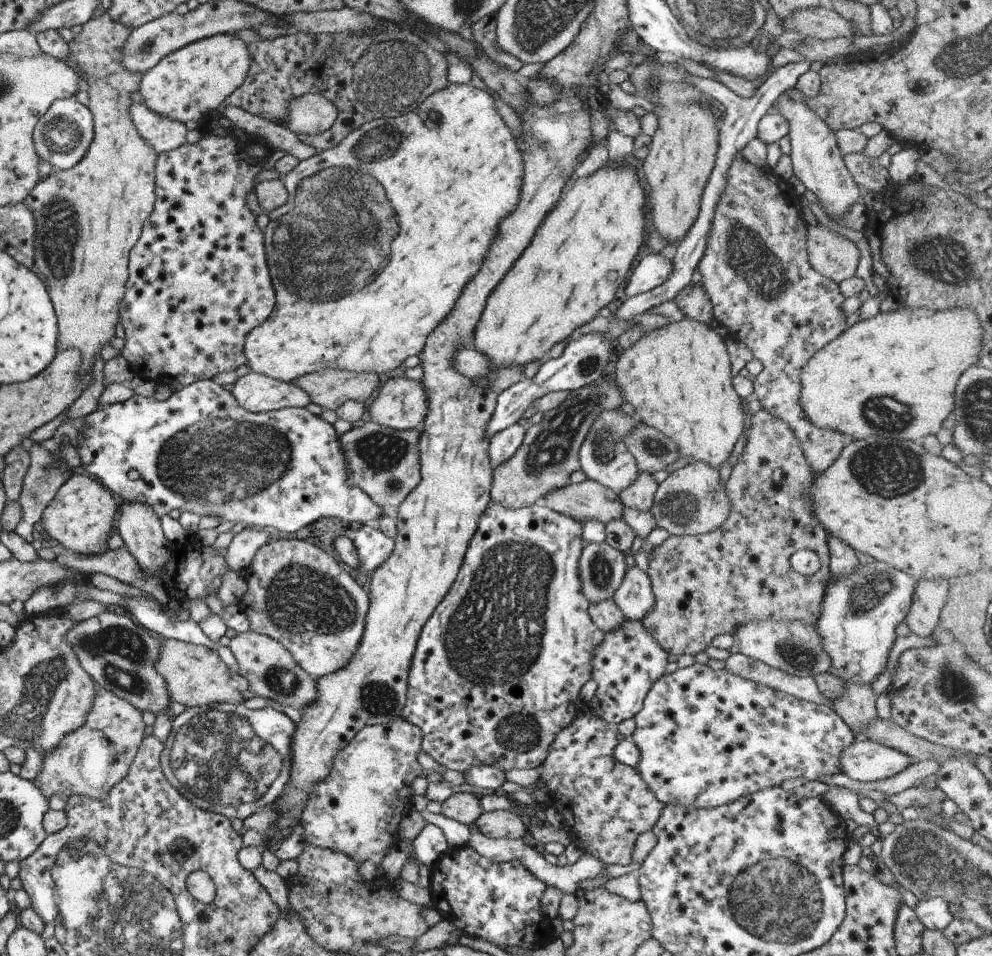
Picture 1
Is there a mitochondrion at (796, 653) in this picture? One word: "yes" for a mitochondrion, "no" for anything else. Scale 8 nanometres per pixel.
yes

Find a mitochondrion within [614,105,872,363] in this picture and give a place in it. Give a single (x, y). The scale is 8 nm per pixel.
(750, 258)

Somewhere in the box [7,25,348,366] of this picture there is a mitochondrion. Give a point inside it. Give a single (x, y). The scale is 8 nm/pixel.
(59, 225)

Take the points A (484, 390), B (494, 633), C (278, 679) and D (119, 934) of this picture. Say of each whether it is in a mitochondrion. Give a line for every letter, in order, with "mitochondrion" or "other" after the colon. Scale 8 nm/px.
A: other
B: mitochondrion
C: mitochondrion
D: mitochondrion

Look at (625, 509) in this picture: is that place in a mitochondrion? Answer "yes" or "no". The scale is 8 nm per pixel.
no

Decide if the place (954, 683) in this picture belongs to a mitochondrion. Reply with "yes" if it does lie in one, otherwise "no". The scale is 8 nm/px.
yes

